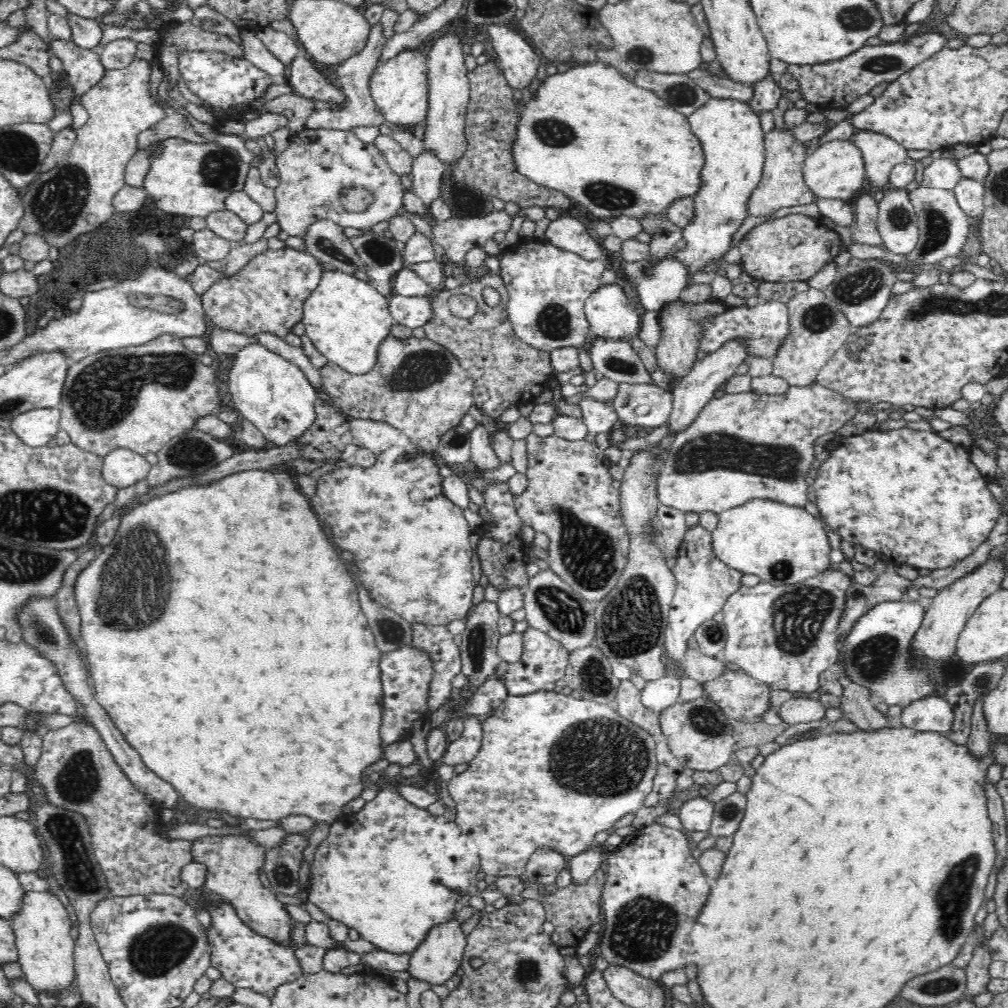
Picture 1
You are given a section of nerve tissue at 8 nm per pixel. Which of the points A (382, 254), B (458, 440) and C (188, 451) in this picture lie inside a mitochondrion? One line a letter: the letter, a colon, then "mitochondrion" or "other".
A: mitochondrion
B: mitochondrion
C: mitochondrion

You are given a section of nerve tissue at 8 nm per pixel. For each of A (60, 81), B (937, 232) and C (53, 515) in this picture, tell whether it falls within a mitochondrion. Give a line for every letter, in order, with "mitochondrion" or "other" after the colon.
A: other
B: mitochondrion
C: mitochondrion

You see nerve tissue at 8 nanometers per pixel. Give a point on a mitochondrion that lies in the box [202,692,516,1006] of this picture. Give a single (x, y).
(285, 878)

